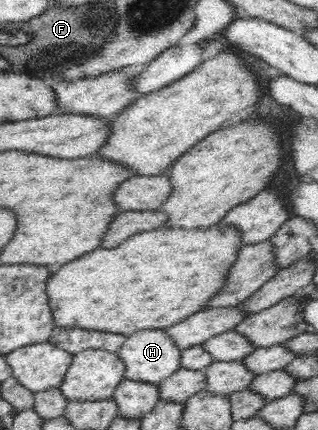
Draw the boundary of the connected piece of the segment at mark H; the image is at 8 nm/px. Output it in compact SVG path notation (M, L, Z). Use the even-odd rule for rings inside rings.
M146 329L128 336L127 341L116 353L125 362L126 369L123 379L157 384L179 369L181 351L182 349L175 344L175 341L171 340L171 336L165 330Z

